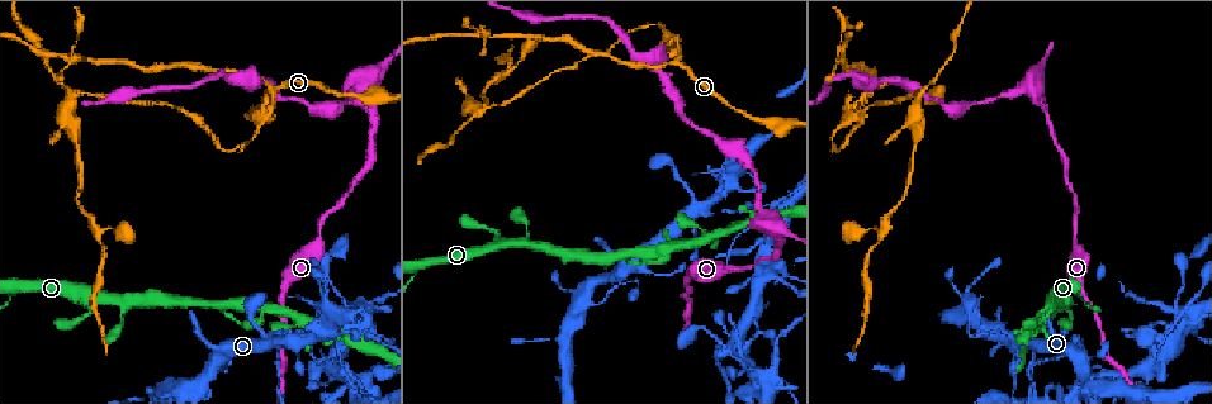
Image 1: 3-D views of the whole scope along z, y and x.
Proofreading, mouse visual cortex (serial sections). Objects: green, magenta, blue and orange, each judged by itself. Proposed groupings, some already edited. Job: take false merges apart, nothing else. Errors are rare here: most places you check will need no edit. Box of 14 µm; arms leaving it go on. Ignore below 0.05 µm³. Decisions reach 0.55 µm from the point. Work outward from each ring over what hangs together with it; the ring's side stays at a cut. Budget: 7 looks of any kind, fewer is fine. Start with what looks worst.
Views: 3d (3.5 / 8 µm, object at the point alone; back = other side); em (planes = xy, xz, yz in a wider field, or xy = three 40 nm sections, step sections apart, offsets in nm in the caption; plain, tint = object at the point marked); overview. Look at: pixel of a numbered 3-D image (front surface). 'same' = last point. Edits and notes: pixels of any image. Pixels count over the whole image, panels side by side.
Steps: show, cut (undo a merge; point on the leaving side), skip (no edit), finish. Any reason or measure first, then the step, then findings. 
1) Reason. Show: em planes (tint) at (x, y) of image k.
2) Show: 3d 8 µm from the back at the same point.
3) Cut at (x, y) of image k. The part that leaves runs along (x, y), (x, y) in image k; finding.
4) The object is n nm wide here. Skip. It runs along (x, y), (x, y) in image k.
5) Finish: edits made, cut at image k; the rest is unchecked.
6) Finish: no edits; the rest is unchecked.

Abrupt turn. Show: 3d 3.5 µm at (269, 88) of image 1.

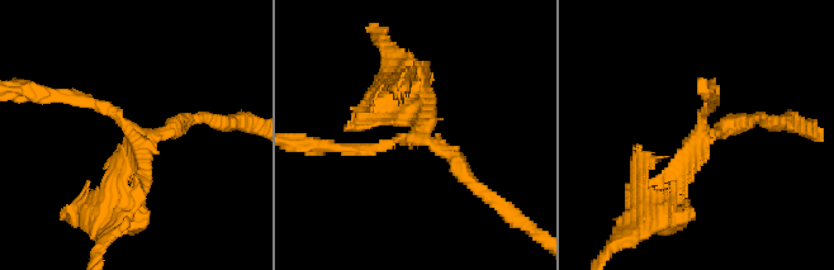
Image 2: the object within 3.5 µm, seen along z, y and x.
3 arms meet here; the arms are 150, 200, 200 nm wide; now the EM. Show: em planes (tint) at (423, 141) of image 2.

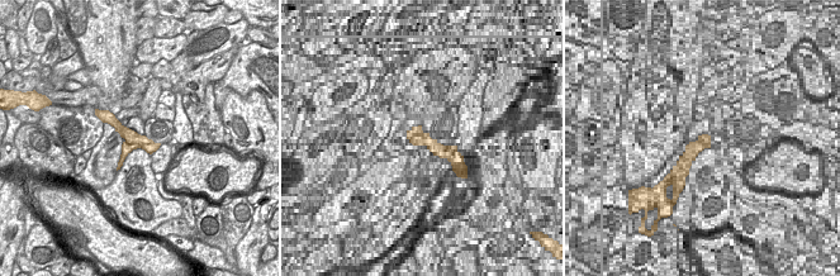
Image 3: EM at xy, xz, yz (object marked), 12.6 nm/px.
Cut at (398, 105) of image 2. A border runs along (126, 141), (141, 147) in image 3; a second cell is stuck on.

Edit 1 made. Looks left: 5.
See it whole again. Show: overview.

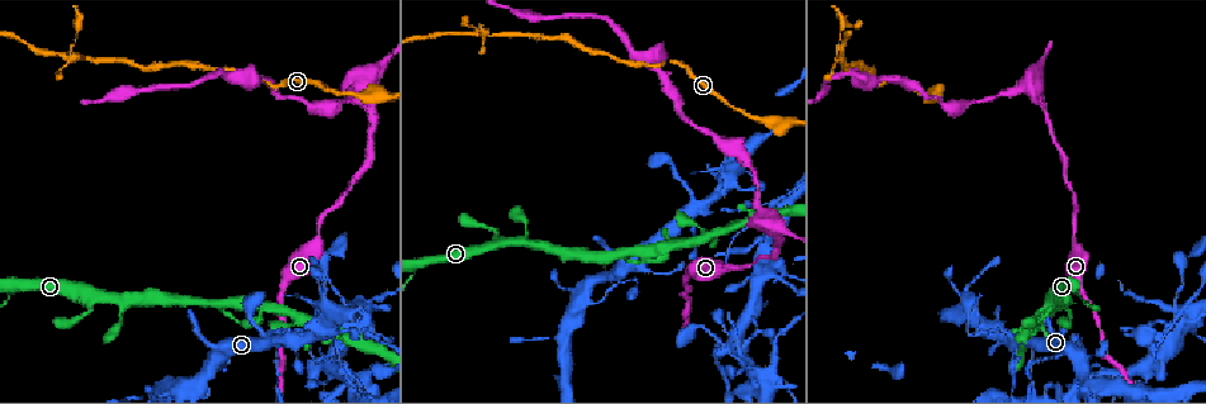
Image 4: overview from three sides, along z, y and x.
Sharp bend. Show: 3d 3.5 µm at (1036, 75) of image 4.

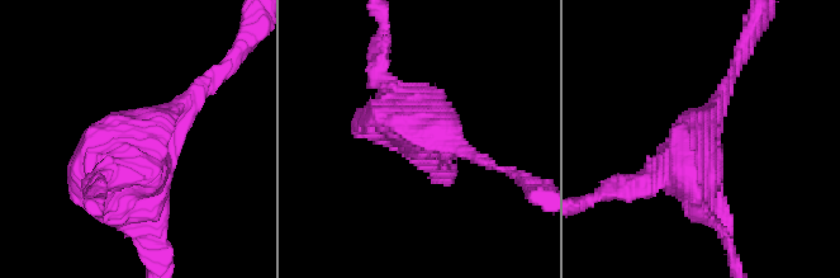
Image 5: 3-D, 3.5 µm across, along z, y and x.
Show: em xy step 1 (tint) at (142, 135) of image 5.

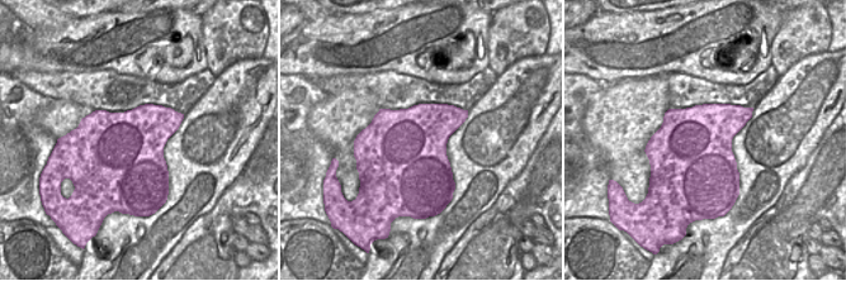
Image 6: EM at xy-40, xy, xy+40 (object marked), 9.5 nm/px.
Skip. It runs along (444, 161), (378, 61) in image 5; one cell here.

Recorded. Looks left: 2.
Finish: edits made, cut at image 2; the rest is unchecked.

